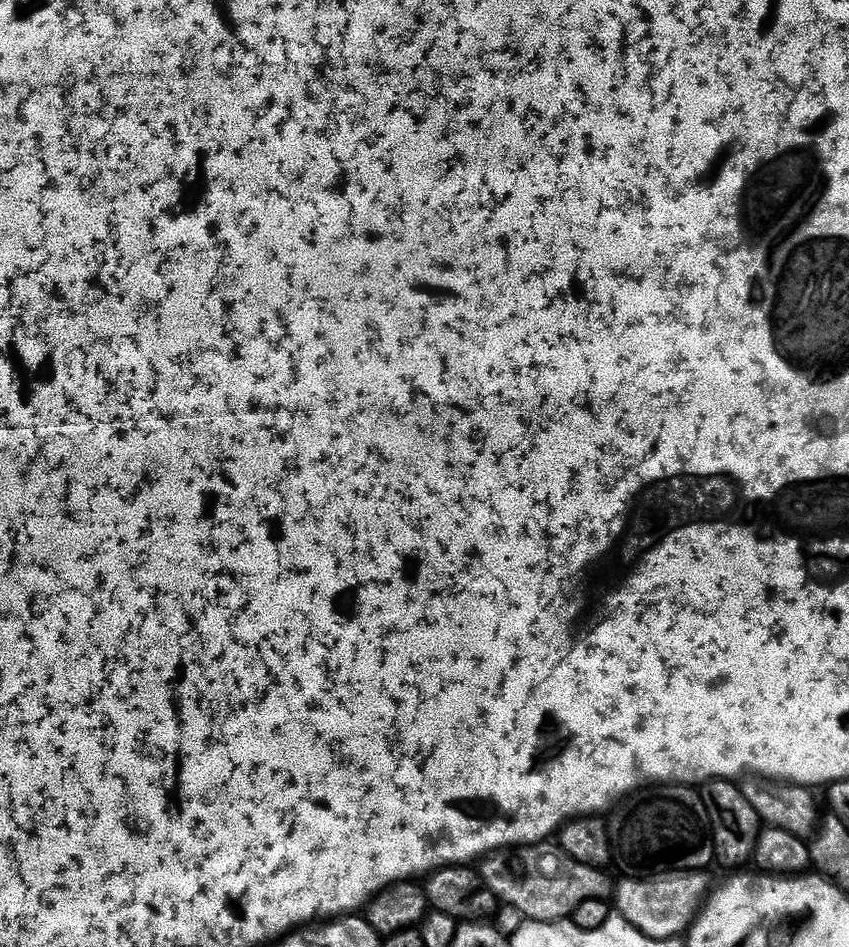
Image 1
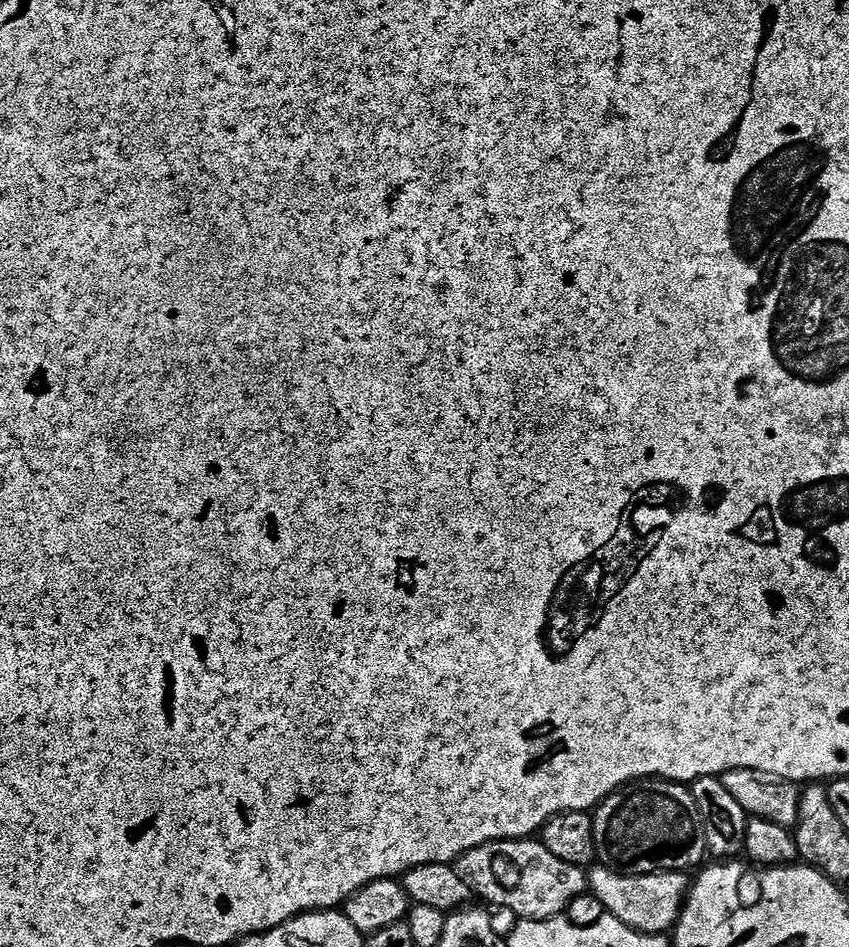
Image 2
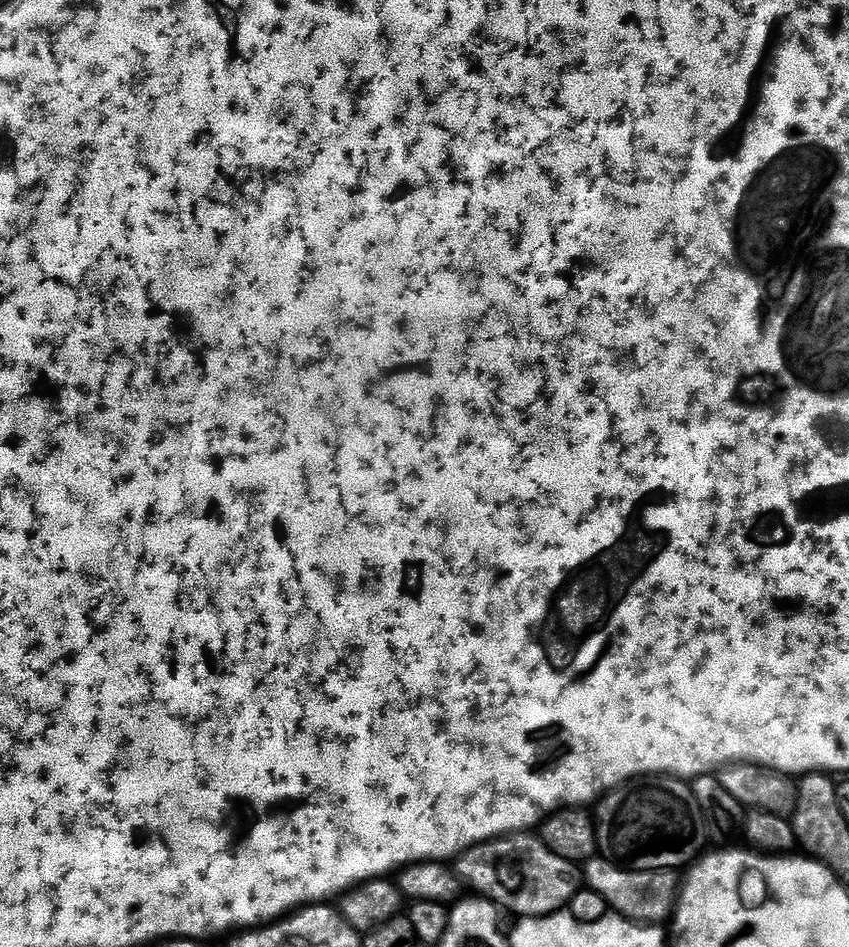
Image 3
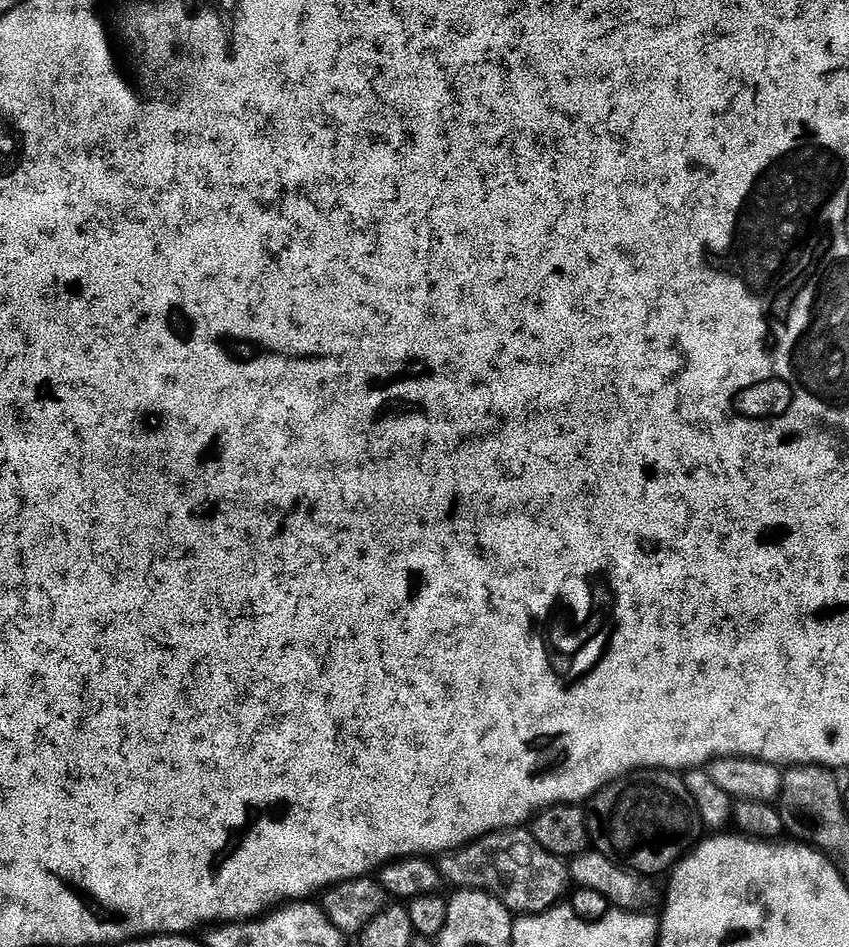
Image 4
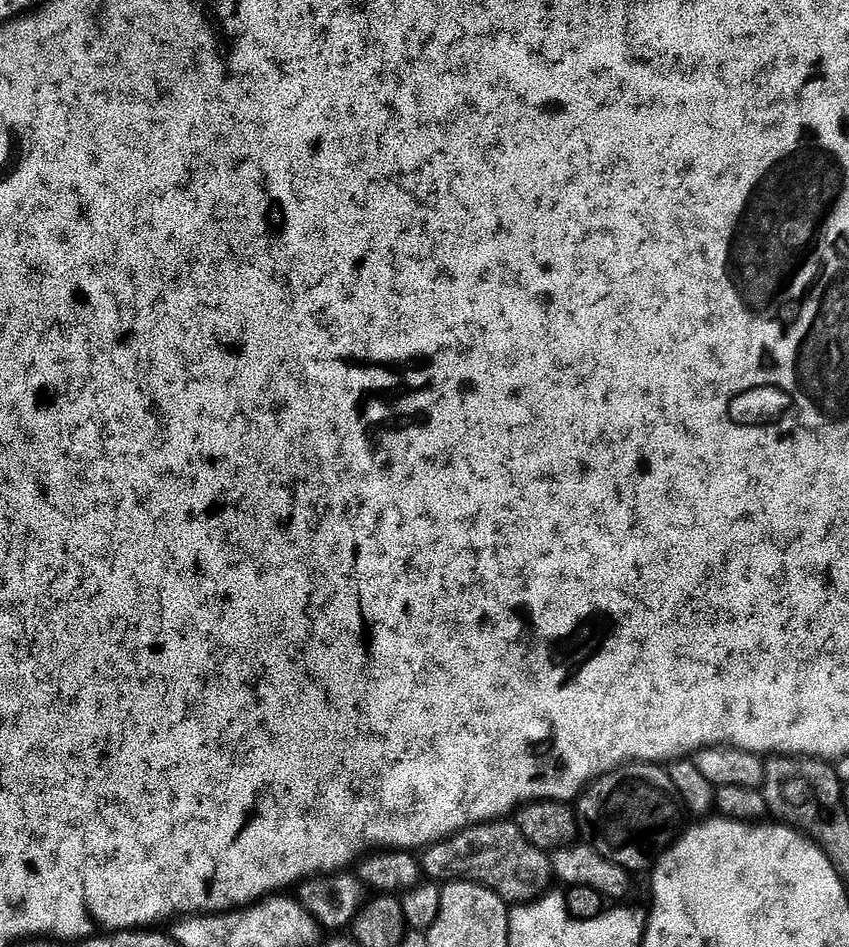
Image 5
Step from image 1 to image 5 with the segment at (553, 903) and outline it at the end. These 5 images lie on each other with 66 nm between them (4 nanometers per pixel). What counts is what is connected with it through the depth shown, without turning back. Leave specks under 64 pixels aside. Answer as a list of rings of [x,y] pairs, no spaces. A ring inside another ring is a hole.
[[[489,822],[430,844],[422,852],[422,872],[429,881],[451,882],[474,880],[493,888],[506,902],[513,905],[531,902],[547,893],[553,883],[554,873],[549,853],[535,848],[520,833],[514,822]]]

